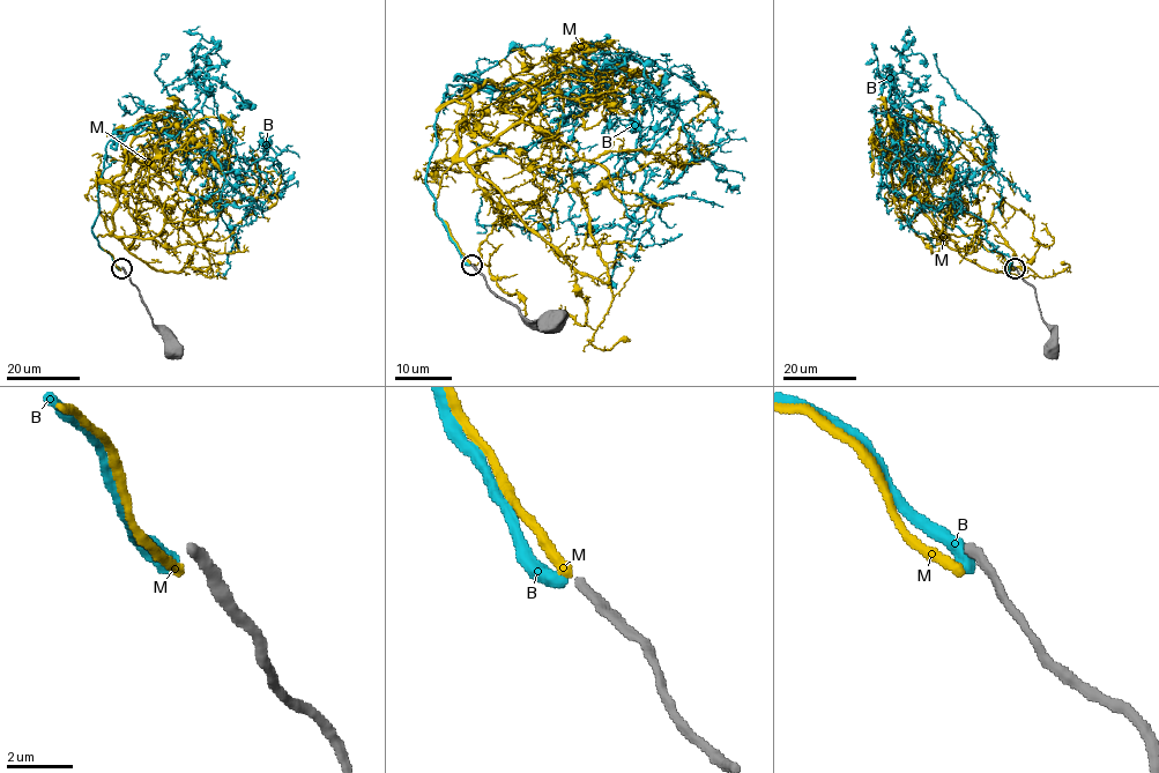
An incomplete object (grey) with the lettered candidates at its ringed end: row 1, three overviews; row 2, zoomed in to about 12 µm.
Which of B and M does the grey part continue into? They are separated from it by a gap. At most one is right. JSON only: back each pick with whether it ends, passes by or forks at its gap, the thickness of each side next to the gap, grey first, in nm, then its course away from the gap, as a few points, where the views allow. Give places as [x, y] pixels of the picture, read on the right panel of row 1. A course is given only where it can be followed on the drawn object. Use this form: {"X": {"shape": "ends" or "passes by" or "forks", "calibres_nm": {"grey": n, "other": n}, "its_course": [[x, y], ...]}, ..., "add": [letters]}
{"M": {"shape": "ends", "calibres_nm": {"grey": 360, "other": 320}, "its_course": [[1013, 268], [973, 235], [950, 235], [964, 257], [995, 272], [1025, 268], [960, 199], [915, 193], [906, 208]]}, "add": ["M"]}

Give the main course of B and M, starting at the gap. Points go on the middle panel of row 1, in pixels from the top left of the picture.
B: (470, 265), (426, 183), (448, 84), (630, 94), (641, 206), (576, 233), (533, 143)
M: (470, 264), (433, 202), (459, 162), (576, 269), (606, 282), (580, 194), (654, 162), (712, 99), (699, 97)

